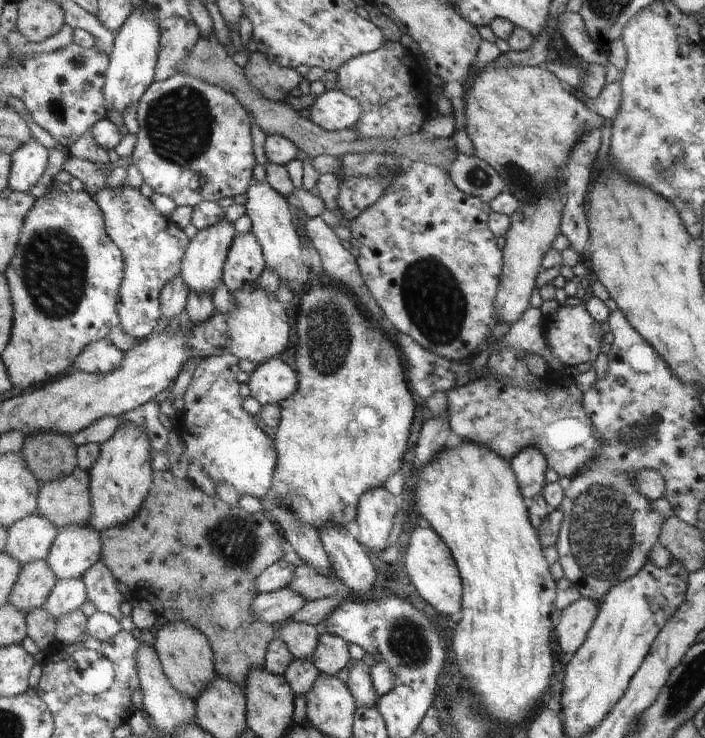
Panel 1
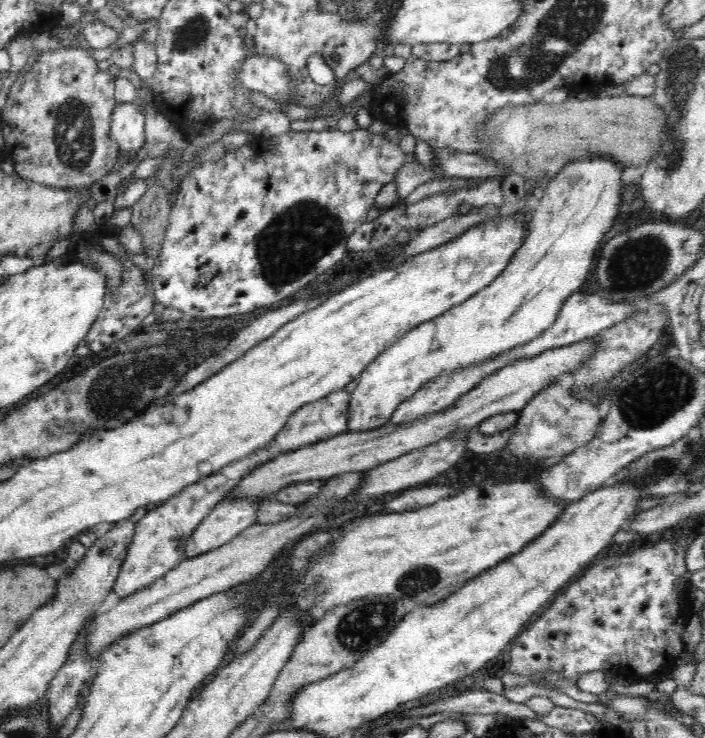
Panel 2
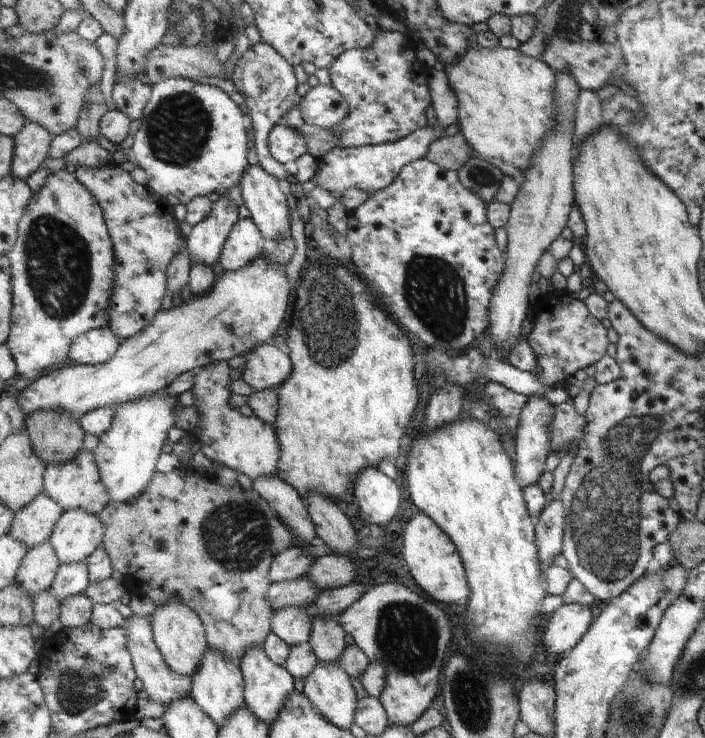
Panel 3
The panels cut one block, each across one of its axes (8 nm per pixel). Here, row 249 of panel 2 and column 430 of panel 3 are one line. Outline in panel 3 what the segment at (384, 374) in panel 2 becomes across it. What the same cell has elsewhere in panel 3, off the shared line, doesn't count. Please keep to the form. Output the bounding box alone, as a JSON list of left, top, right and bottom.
[401,511,471,606]

